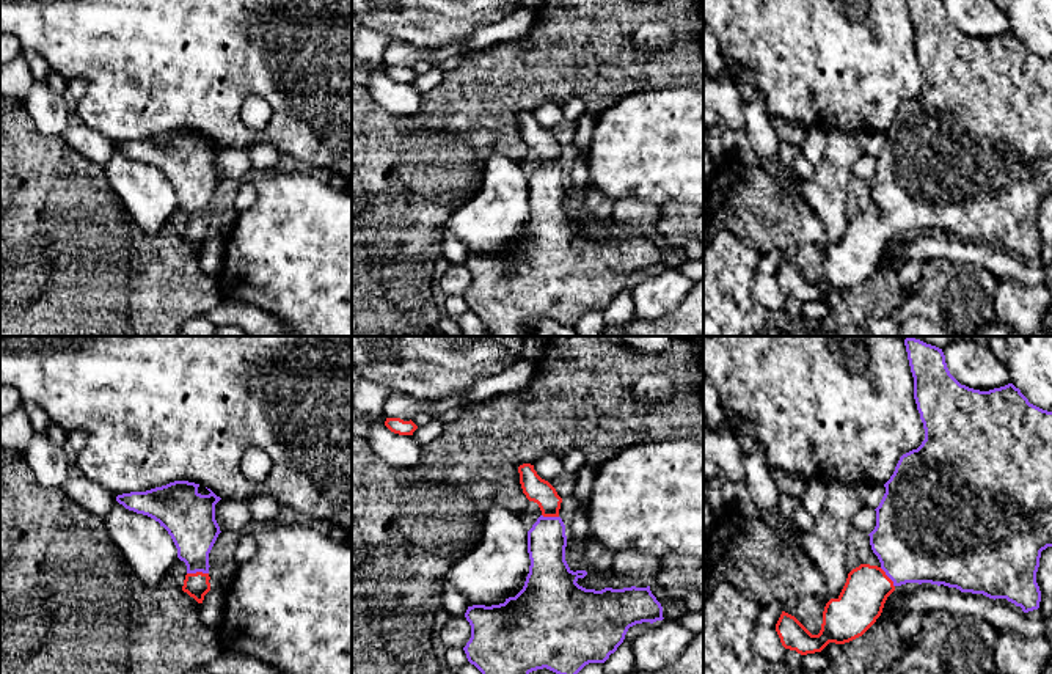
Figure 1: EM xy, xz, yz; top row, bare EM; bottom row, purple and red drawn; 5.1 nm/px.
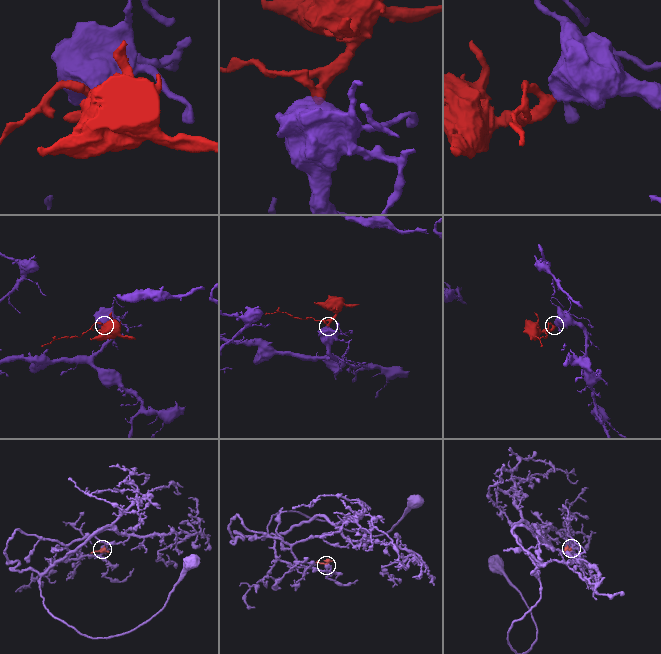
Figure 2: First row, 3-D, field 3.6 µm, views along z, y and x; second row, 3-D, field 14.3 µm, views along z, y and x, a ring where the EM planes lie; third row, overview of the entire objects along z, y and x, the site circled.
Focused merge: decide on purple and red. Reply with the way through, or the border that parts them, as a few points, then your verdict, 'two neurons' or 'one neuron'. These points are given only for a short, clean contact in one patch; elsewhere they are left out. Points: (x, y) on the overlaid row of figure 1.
runs through xy (192, 525), (197, 571), (197, 585); one neuron

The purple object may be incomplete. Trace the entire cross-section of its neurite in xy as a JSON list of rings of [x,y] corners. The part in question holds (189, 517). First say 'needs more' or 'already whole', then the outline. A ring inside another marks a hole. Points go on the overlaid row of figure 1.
needs more | [[[174,481],[146,492],[118,495],[116,501],[154,518],[168,531],[177,558],[187,566],[182,591],[203,603],[210,591],[209,553],[221,533],[215,520],[215,504],[221,498],[210,489],[209,495],[201,495],[198,487],[195,482]]]

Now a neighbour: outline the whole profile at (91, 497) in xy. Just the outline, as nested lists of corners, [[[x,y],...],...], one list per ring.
[[[69,474],[63,485],[63,492],[88,512],[105,518],[116,503],[116,495],[88,481],[82,474]]]

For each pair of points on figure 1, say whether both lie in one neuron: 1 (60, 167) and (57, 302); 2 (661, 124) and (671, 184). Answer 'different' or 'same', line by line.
1: same
2: same

